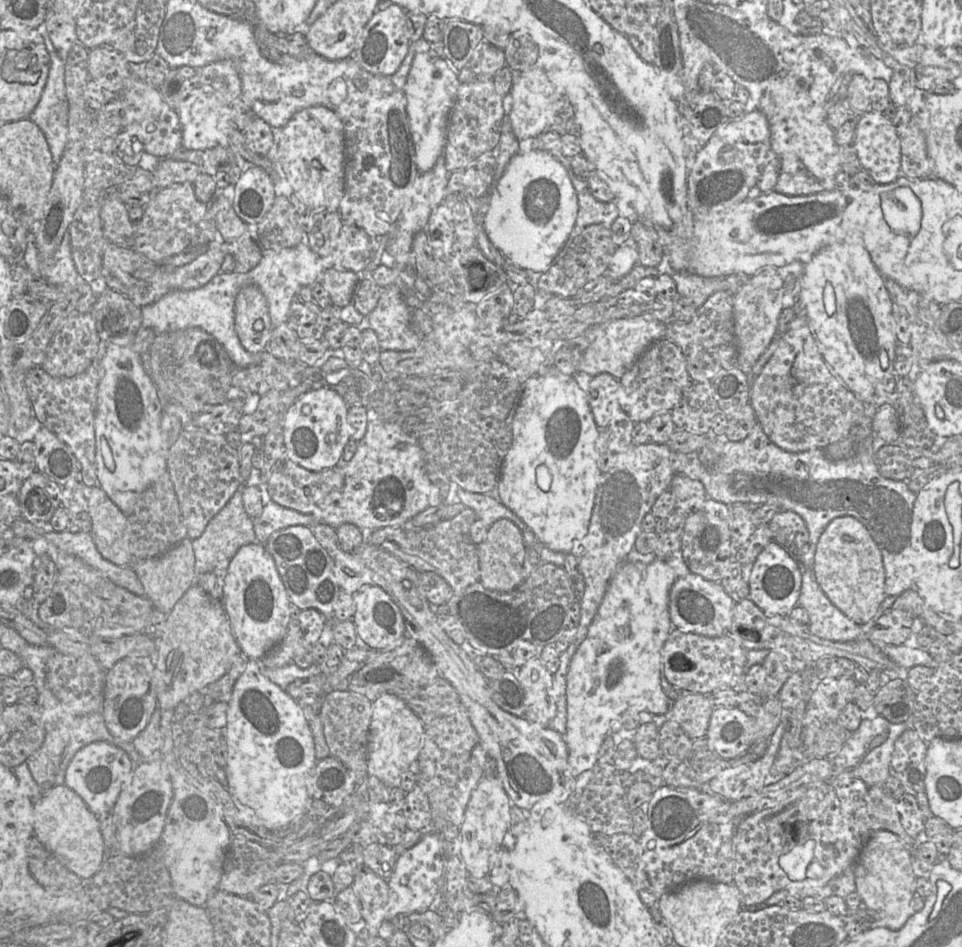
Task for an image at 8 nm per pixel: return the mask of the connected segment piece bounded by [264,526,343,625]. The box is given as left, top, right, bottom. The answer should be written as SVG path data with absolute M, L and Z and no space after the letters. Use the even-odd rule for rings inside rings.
M290 526L273 533L264 544L274 559L287 596L301 610L316 609L332 625L334 605L343 591L336 576L333 557L314 536L311 527Z

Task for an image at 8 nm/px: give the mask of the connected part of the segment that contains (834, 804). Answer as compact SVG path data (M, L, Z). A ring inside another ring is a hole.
M813 782L800 786L776 806L746 816L737 826L733 838L733 884L739 892L741 904L759 905L774 893L787 889L790 880L832 877L856 863L868 836L878 830L887 830L897 835L915 863L915 876L927 875L928 871L917 867L917 849L920 843L903 828L897 802L887 794L884 785L874 785L868 788L866 812L861 813L861 816L853 816L843 809L835 788L829 782Z

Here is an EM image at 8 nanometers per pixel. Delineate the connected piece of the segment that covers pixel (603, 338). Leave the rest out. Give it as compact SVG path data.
M633 317L603 322L595 327L595 337L582 356L580 371L591 376L606 372L619 380L641 354L664 335L665 325L653 318Z

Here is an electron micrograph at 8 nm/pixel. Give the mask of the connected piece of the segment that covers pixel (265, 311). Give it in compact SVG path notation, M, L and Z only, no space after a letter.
M247 286L238 293L235 300L235 330L249 353L266 351L273 325L267 299L257 287Z

